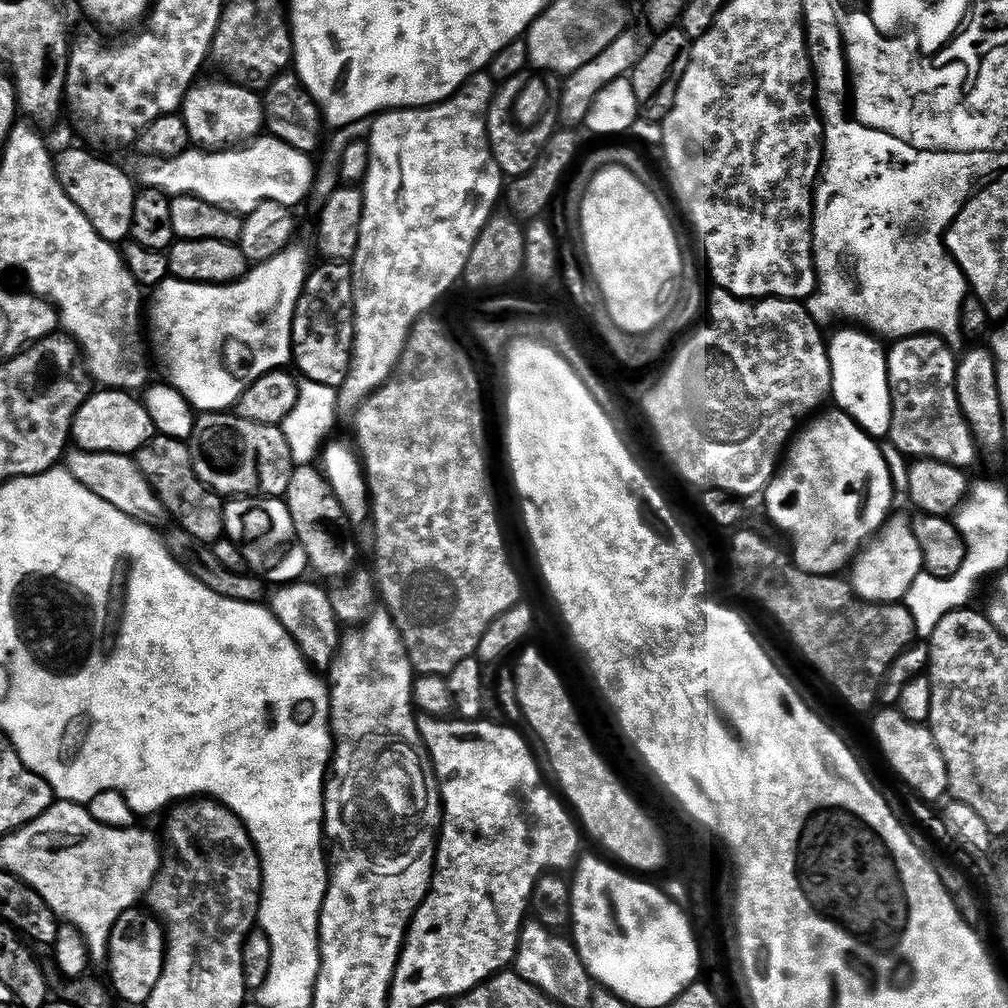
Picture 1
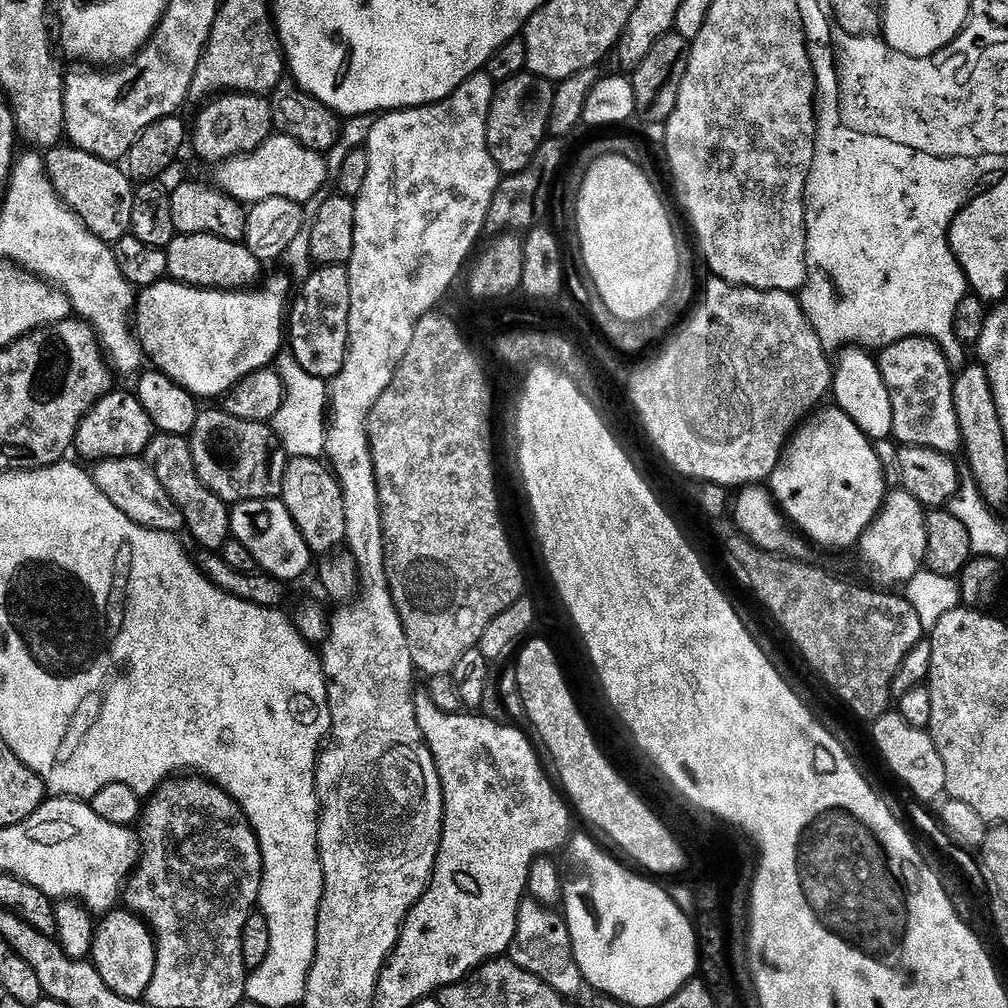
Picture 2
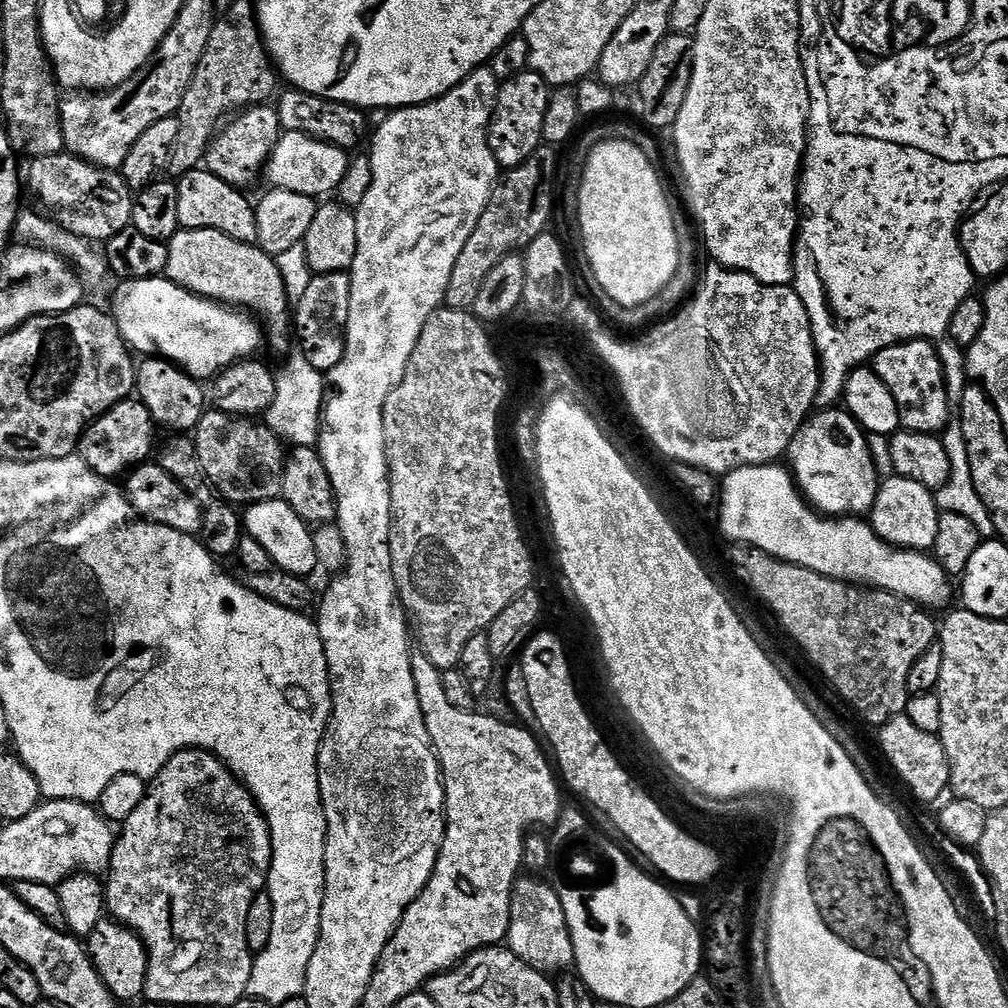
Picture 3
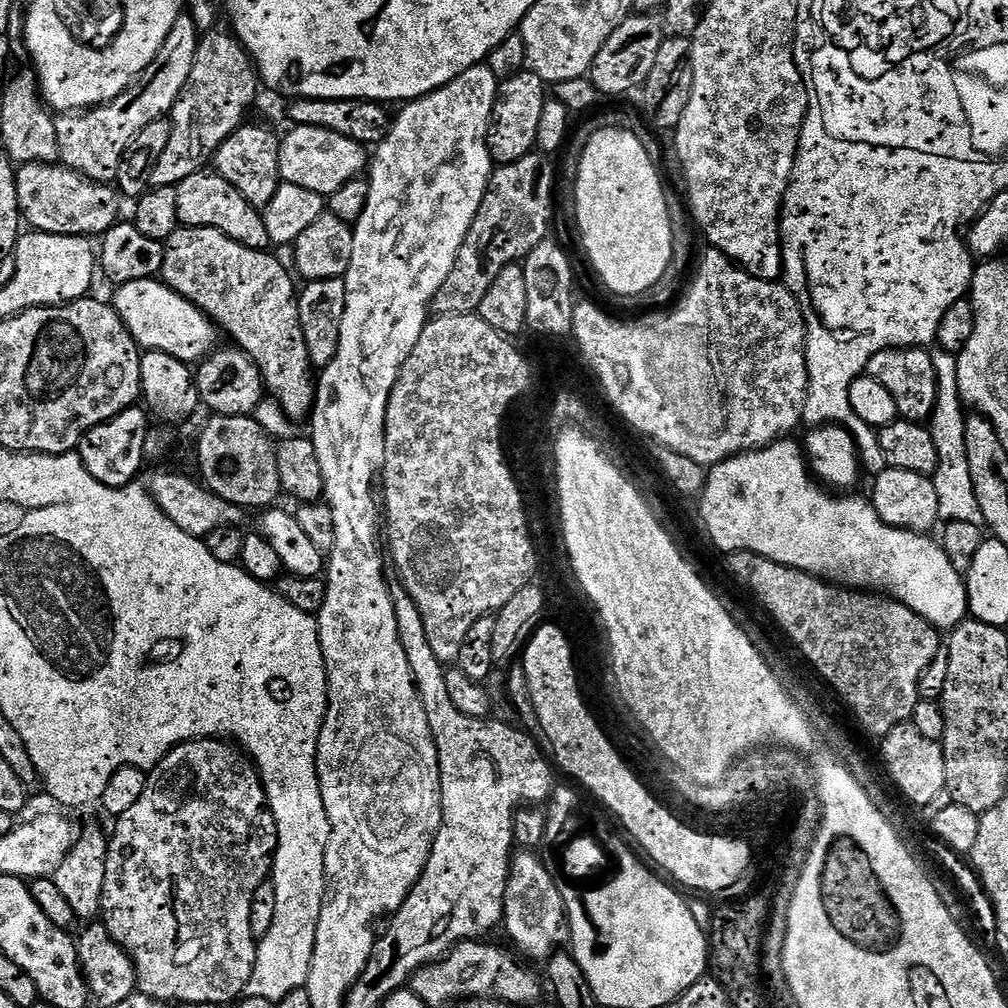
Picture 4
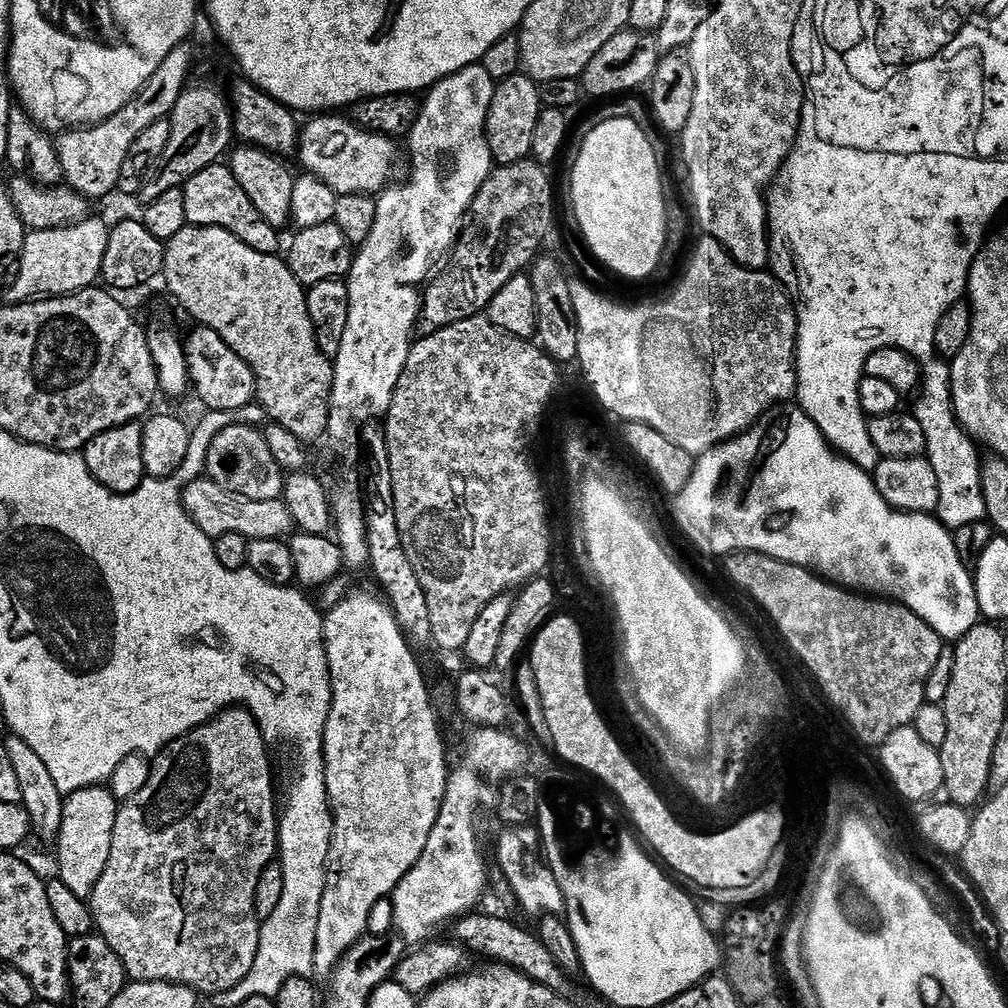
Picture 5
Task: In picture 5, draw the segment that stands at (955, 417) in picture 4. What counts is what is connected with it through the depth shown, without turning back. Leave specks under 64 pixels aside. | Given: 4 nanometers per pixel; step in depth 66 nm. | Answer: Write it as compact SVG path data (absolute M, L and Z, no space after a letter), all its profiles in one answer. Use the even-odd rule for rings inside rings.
M936 357L933 361L923 362L921 371L923 372L923 378L917 395L917 398L919 398L914 404L912 415L921 423L922 430L925 431L927 444L925 455L927 460L931 462L931 466L934 467L936 488L939 490L937 517L946 528L957 530L956 528L964 528L980 520L983 521L987 517L988 507L985 504L985 494L981 484L982 458L978 456L979 447L977 443L973 440L973 437L965 432L953 408L951 365L941 357Z

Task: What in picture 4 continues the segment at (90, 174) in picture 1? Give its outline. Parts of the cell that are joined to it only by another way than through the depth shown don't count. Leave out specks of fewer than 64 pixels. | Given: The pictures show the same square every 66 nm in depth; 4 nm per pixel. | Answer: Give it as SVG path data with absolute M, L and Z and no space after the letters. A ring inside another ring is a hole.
M22 164L16 168L16 181L23 223L47 236L100 238L121 219L122 196L112 184L99 184L69 168L51 164Z

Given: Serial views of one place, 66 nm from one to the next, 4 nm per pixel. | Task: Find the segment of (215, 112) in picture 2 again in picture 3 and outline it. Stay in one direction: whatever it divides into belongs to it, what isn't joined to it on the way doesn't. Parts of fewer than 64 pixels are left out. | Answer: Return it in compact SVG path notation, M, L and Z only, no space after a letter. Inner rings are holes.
M258 104L255 108L245 108L239 114L233 115L217 131L215 140L212 141L208 153L204 156L207 171L222 178L222 182L233 184L241 190L248 190L259 176L261 179L281 135L280 119L275 107Z

